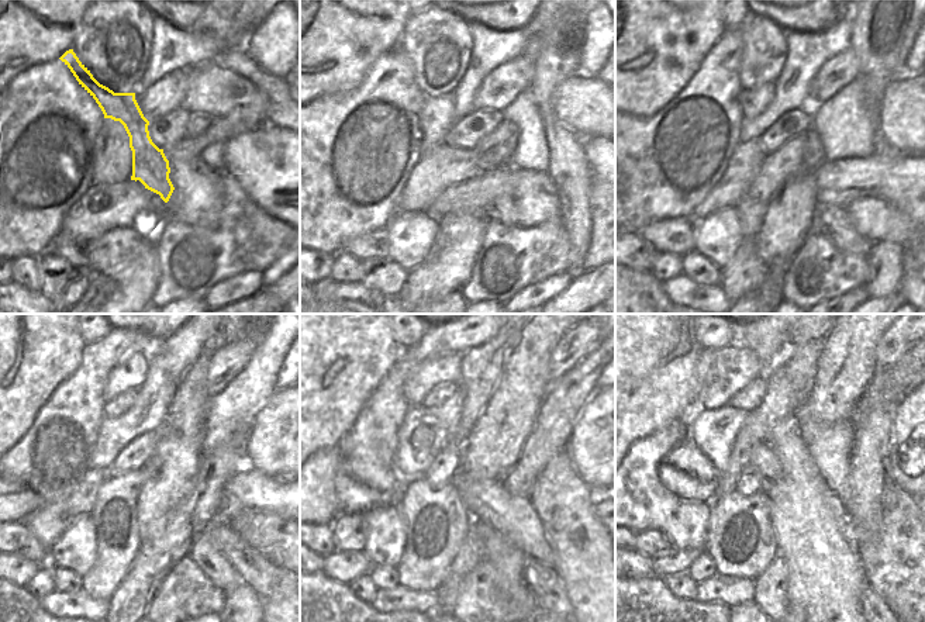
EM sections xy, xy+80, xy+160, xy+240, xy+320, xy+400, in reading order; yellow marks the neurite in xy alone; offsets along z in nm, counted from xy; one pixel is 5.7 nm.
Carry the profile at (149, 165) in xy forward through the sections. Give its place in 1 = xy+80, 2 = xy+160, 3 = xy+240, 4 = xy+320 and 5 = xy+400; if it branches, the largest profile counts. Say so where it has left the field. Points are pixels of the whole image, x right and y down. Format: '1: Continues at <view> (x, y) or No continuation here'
1: Continues at xy+80 (503, 208)
2: Continues at xy+160 (834, 223)
3: Continues at xy+240 (217, 567)
4: Continues at xy+320 (541, 579)
5: Continues at xy+400 (869, 600)

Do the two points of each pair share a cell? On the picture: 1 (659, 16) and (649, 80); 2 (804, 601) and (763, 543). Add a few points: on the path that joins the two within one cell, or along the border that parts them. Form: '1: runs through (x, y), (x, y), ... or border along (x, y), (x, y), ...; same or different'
1: runs through (651, 31), (649, 65); same
2: border along (770, 524), (780, 556); different

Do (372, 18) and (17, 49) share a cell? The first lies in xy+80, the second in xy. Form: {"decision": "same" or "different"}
{"decision": "same"}

